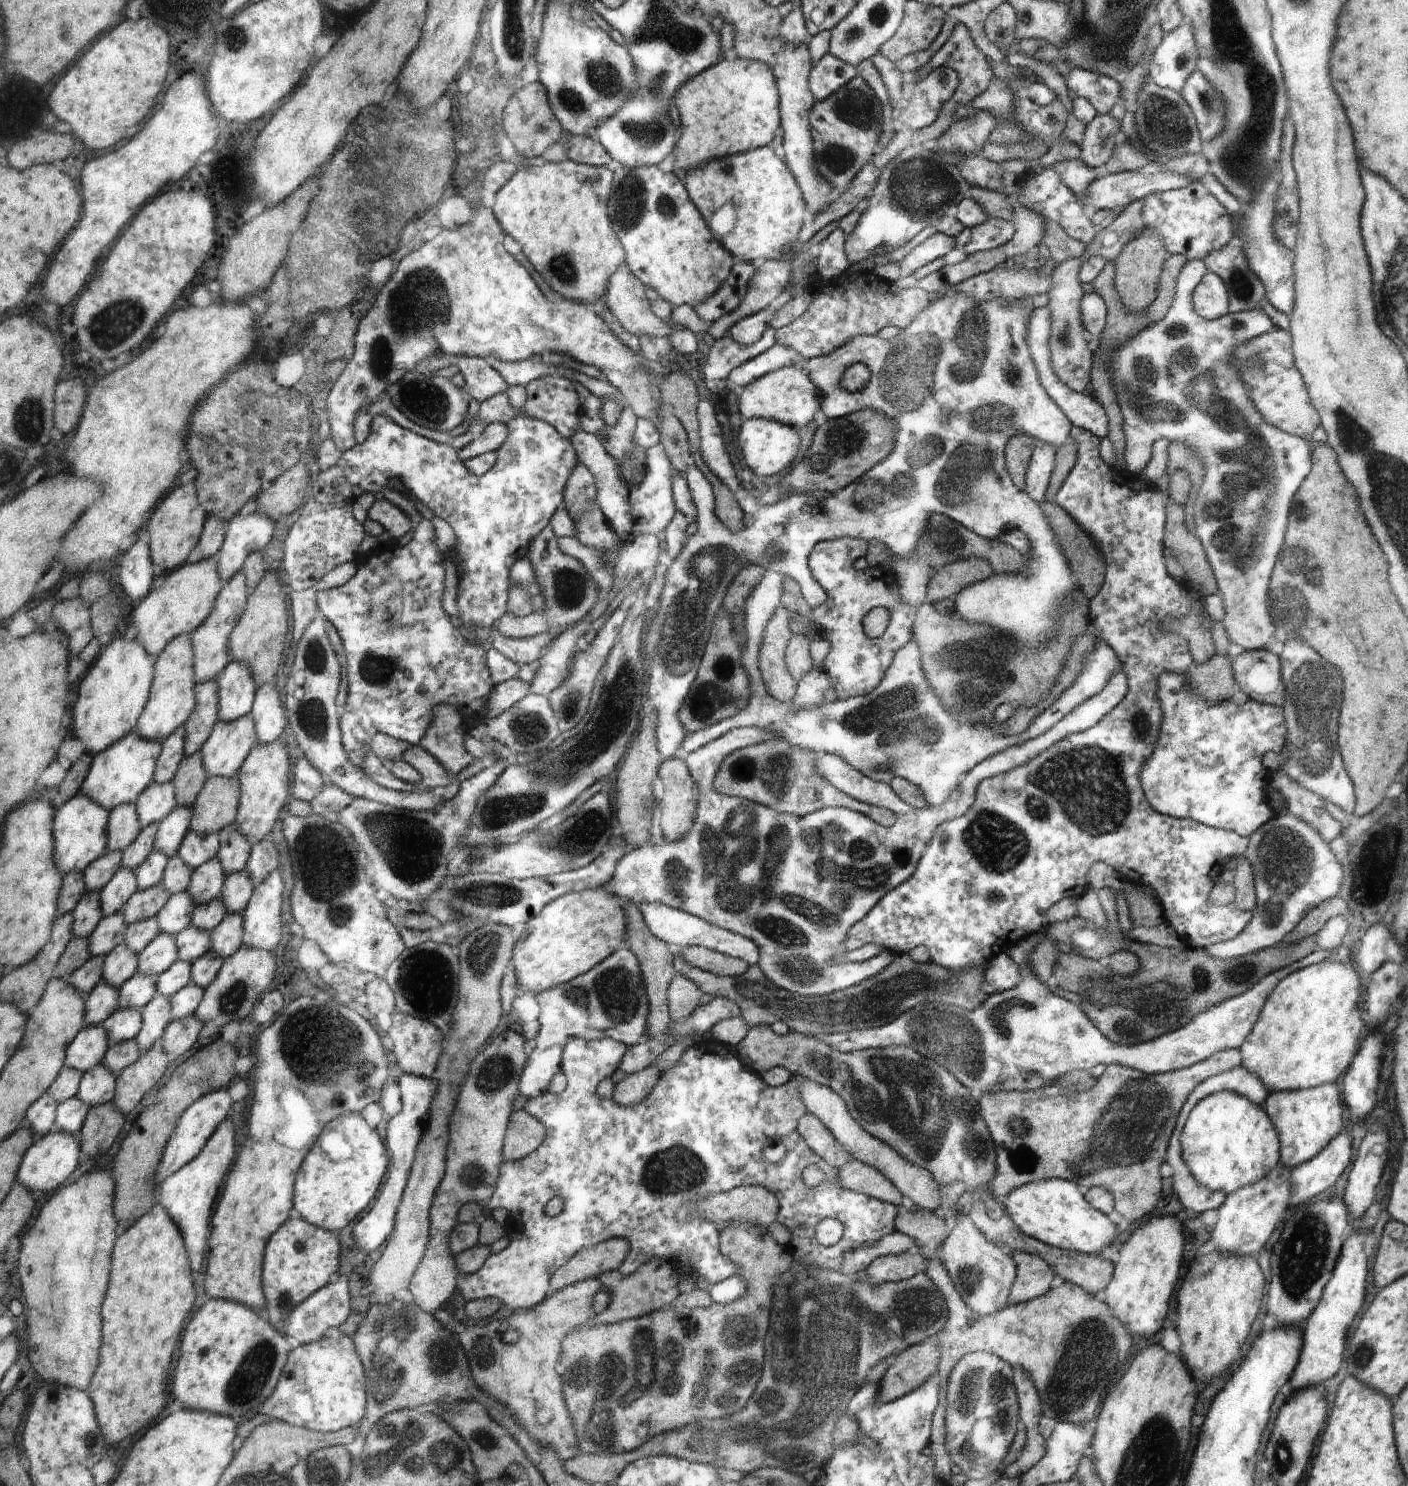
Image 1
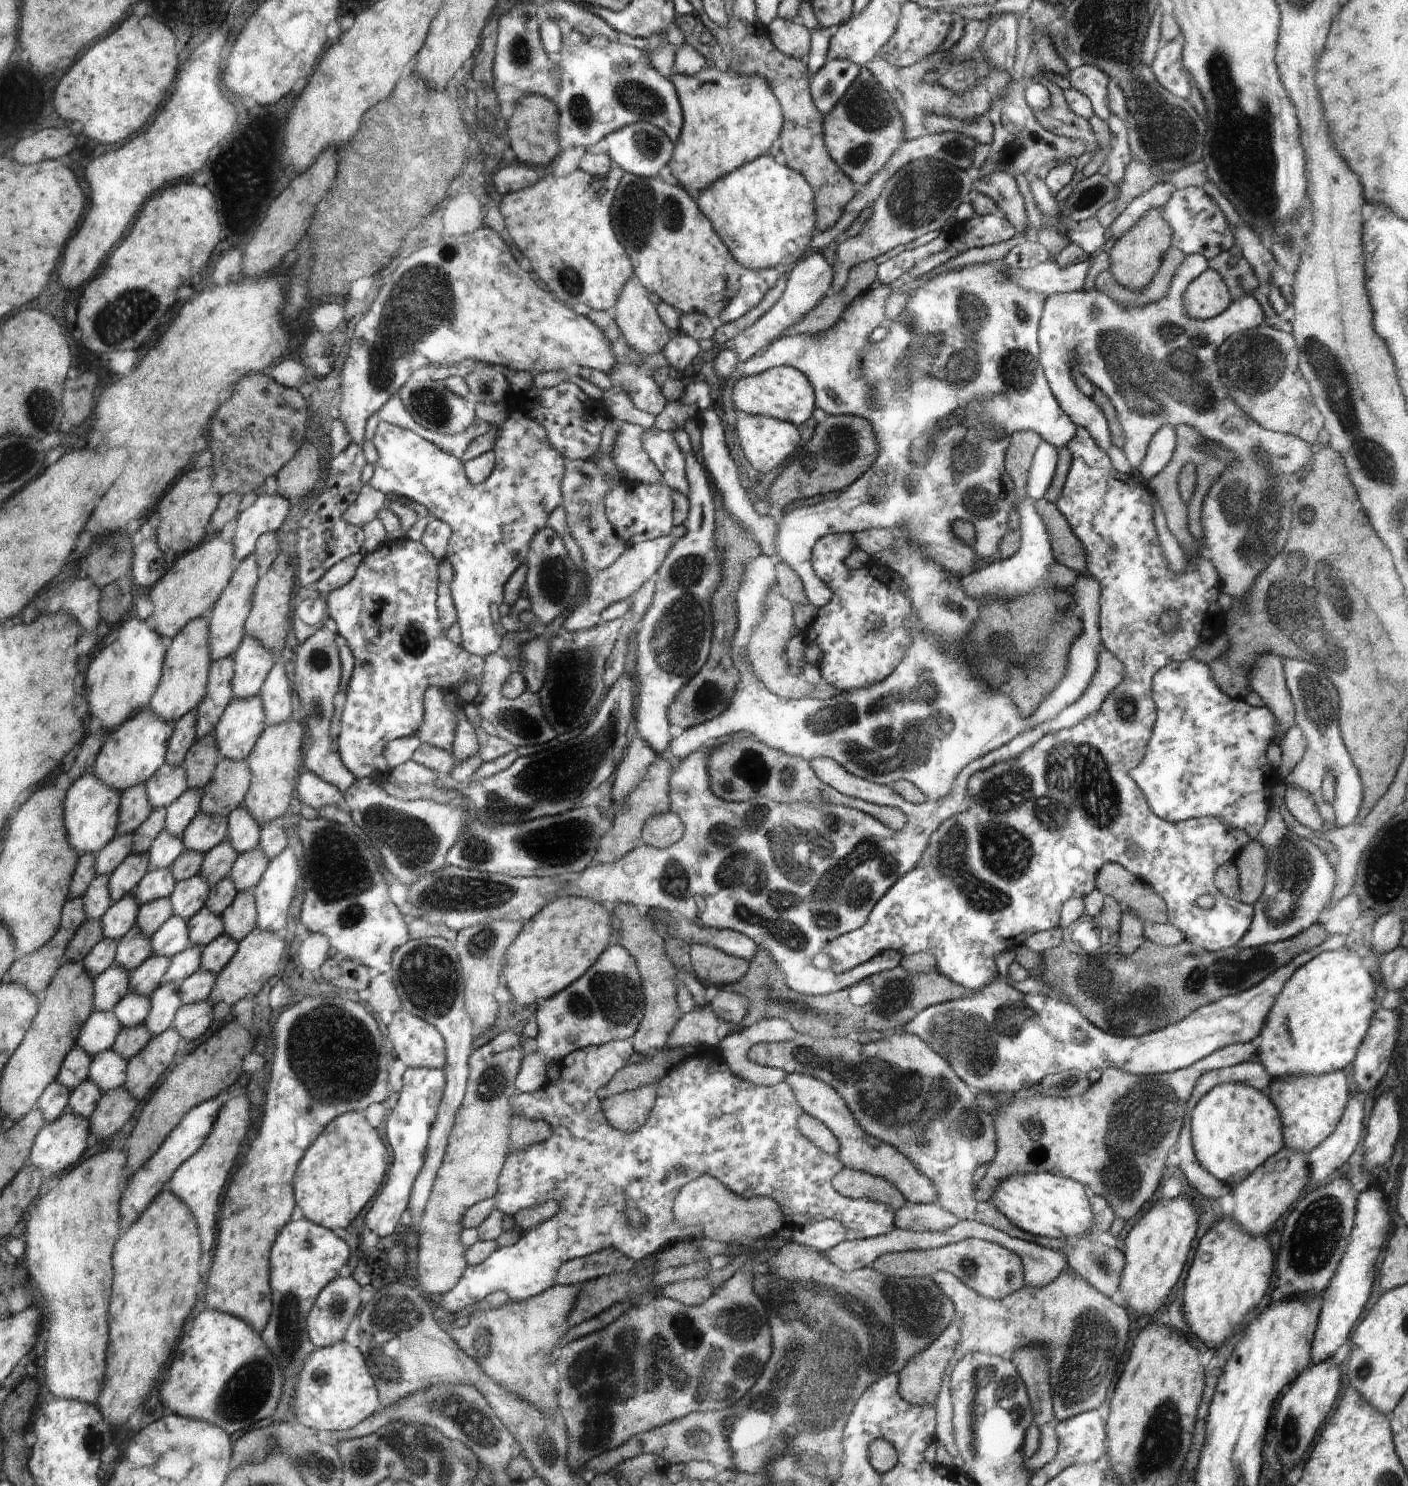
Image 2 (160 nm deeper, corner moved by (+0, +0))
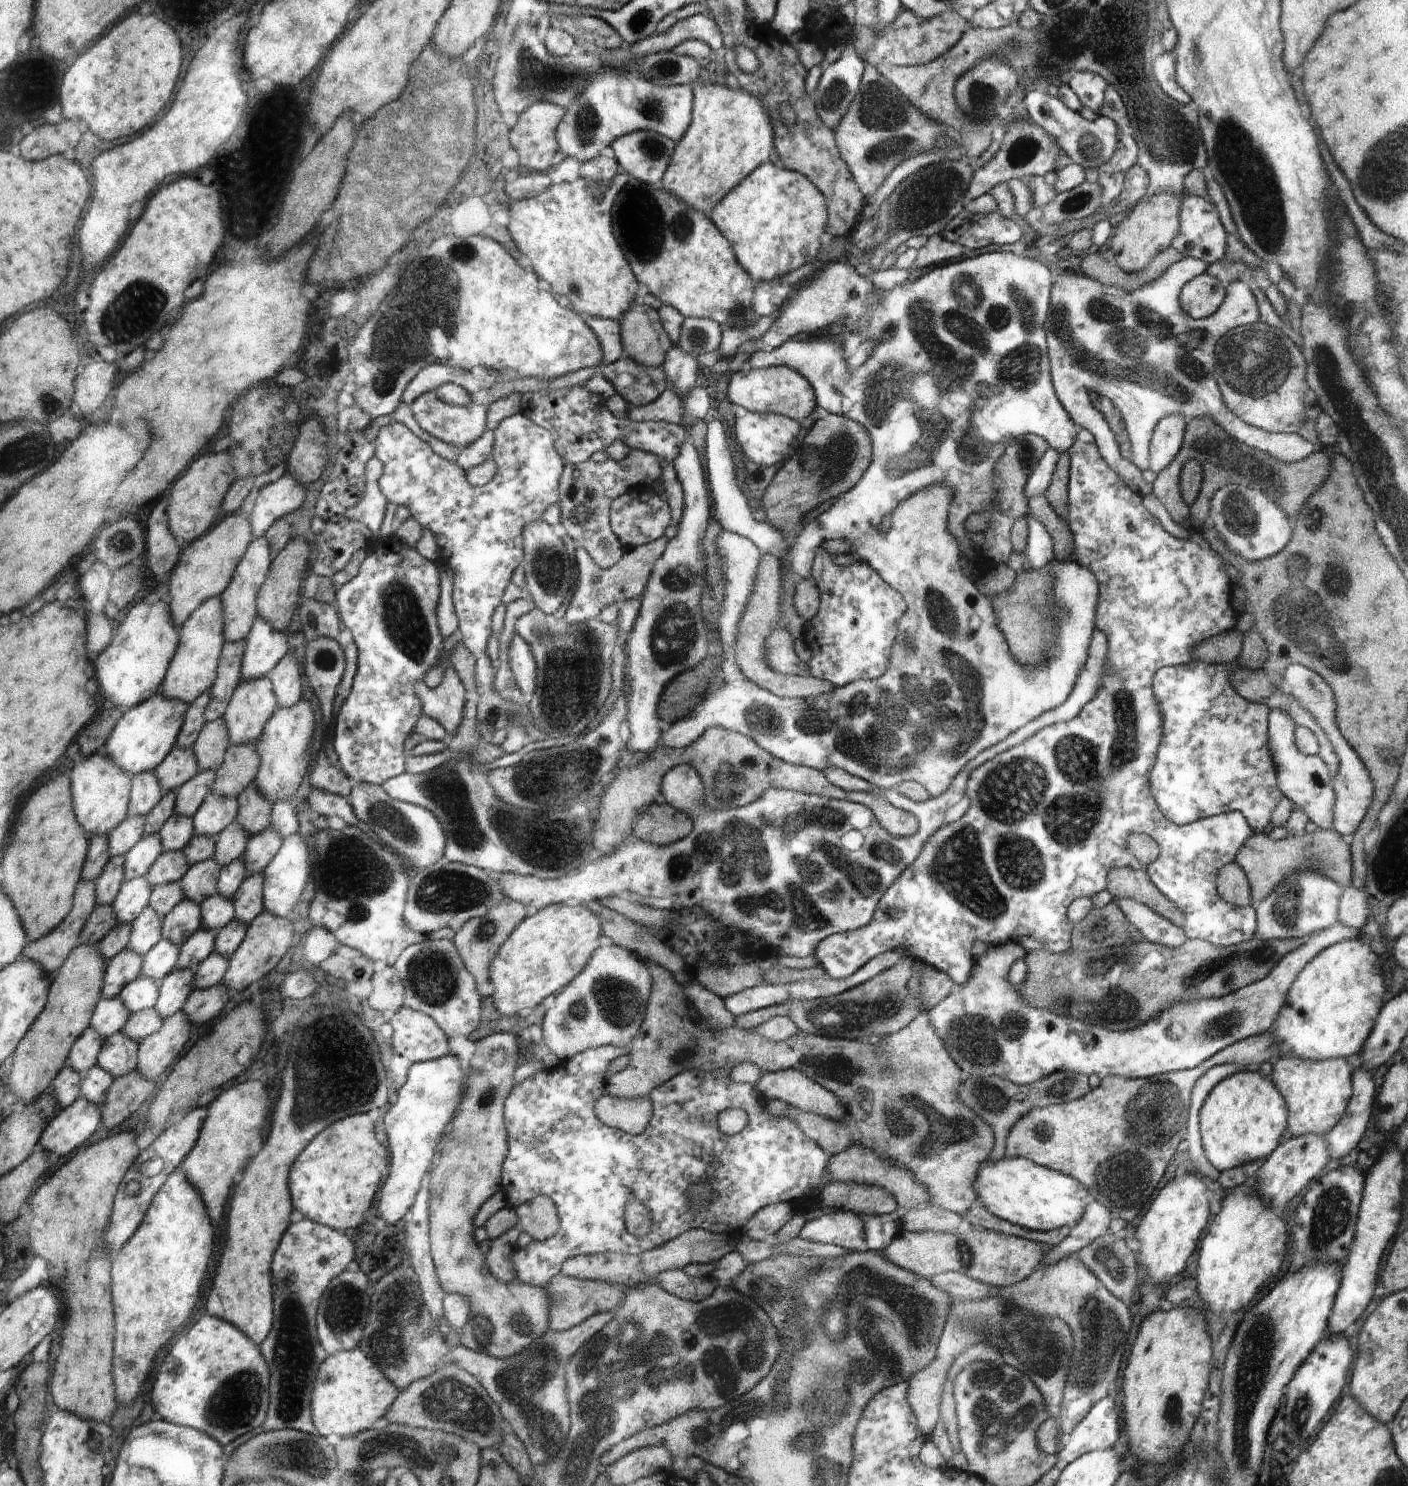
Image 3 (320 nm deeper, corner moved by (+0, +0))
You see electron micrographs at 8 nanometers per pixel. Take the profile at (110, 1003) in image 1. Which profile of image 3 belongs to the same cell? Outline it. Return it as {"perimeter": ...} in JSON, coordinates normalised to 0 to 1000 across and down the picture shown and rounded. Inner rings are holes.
{"perimeter":[[[89,639],[78,645],[75,650],[75,658],[72,659],[72,670],[85,670],[91,662],[98,659],[101,647],[102,643]]]}

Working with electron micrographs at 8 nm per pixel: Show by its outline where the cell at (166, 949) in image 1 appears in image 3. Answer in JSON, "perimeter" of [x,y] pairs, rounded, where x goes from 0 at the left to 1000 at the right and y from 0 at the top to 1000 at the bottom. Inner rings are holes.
{"perimeter":[[[131,604],[117,615],[114,631],[119,631],[121,634],[129,636],[144,623],[142,608]]]}

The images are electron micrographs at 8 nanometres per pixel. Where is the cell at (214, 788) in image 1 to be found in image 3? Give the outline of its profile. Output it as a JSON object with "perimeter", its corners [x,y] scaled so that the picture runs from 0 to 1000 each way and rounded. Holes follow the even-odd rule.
{"perimeter":[[[178,500],[164,501],[161,504],[159,511],[154,517],[150,533],[160,536],[168,536],[183,524],[185,510],[182,502]]]}

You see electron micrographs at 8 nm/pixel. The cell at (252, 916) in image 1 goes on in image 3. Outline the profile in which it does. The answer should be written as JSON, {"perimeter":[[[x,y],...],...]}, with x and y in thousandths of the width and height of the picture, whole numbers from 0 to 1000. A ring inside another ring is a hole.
{"perimeter":[[[212,559],[209,560],[207,563],[205,563],[203,565],[201,565],[200,569],[193,577],[193,580],[186,587],[188,613],[193,615],[195,618],[203,618],[205,614],[212,607],[214,599],[219,595],[219,591],[220,591],[220,576],[222,576],[220,568],[217,567],[217,564]]]}

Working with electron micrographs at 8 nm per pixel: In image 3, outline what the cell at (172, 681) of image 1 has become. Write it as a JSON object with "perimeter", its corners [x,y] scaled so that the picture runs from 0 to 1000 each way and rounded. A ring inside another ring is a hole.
{"perimeter":[[[157,400],[145,404],[139,412],[132,419],[130,419],[129,422],[127,423],[128,435],[126,435],[115,460],[114,466],[116,468],[135,474],[151,461],[154,456],[158,433],[161,432],[159,421],[160,410],[158,410]]]}

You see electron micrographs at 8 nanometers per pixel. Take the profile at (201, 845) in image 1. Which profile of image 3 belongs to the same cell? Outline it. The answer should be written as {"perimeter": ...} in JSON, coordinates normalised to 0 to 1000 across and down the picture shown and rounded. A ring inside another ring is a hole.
{"perimeter":[[[148,534],[139,548],[136,549],[138,561],[153,565],[157,559],[168,552],[170,545],[168,536]]]}

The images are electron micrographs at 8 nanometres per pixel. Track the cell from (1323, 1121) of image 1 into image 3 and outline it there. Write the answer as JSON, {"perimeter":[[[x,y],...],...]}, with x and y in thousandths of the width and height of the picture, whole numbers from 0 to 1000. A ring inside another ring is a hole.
{"perimeter":[[[916,709],[904,714],[902,727],[906,731],[907,736],[912,739],[915,750],[914,760],[918,765],[929,763],[941,764],[947,760],[960,738],[961,721],[956,712],[930,715]]]}

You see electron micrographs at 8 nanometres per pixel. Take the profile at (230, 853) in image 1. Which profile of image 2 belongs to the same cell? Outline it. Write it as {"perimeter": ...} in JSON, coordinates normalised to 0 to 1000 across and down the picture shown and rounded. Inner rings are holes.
{"perimeter":[[[173,542],[168,542],[162,549],[162,563],[164,570],[168,574],[174,574],[185,568],[185,556]]]}

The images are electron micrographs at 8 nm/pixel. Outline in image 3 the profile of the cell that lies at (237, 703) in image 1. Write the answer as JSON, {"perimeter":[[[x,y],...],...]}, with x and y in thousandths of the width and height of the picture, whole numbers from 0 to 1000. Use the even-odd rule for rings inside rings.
{"perimeter":[[[183,415],[179,425],[174,429],[174,438],[171,445],[172,458],[188,456],[205,439],[205,427],[196,424]]]}

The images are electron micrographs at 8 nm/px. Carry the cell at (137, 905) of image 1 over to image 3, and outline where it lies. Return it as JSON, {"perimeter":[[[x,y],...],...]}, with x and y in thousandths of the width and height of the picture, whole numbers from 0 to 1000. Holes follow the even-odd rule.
{"perimeter":[[[116,571],[114,576],[107,583],[103,590],[111,596],[117,594],[128,592],[134,585],[131,573]]]}

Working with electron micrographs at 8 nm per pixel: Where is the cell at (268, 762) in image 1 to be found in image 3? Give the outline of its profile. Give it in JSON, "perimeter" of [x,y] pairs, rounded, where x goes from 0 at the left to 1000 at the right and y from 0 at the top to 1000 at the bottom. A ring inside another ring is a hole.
{"perimeter":[[[214,469],[207,475],[199,476],[188,489],[188,493],[180,499],[185,507],[185,516],[180,528],[192,541],[207,536],[213,529],[214,524],[217,522],[220,514],[220,498],[223,494],[223,487],[224,483],[220,472]]]}

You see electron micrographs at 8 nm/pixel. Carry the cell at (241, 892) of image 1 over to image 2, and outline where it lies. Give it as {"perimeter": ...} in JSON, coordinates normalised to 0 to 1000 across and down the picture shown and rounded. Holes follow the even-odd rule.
{"perimeter":[[[185,569],[170,574],[163,587],[163,590],[166,593],[168,600],[182,596],[190,581],[191,577],[187,574]]]}

